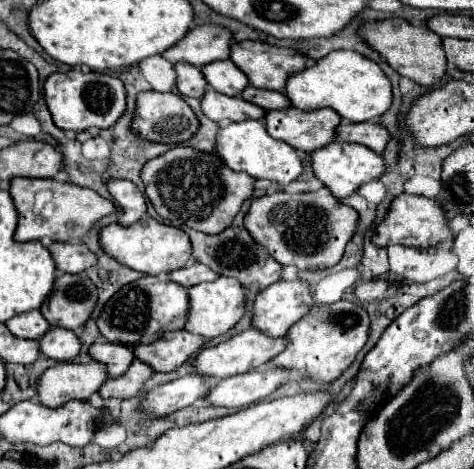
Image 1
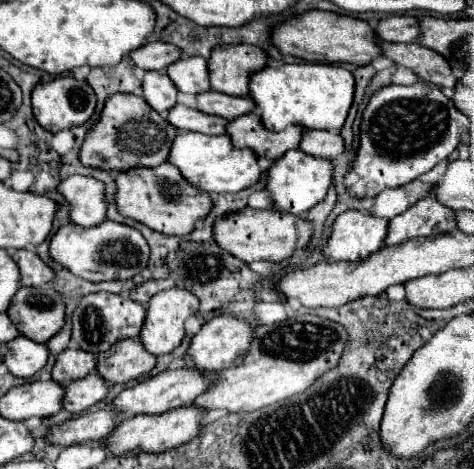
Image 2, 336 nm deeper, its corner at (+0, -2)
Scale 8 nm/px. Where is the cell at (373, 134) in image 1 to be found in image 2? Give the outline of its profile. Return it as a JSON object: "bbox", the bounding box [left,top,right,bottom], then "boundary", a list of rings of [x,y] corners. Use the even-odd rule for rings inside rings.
{"bbox":[300,130,344,160],"boundary":[[[304,130],[300,150],[318,158],[334,160],[338,154],[344,152],[344,138],[336,132],[324,130]]]}

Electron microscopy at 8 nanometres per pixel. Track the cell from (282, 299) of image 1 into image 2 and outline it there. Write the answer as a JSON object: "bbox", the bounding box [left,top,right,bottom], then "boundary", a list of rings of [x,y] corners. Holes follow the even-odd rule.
{"bbox":[188,314,254,372],"boundary":[[[222,314],[208,320],[206,324],[202,324],[202,330],[192,338],[188,364],[206,372],[220,372],[220,368],[232,368],[232,364],[240,364],[240,360],[244,360],[244,352],[248,352],[248,340],[252,340],[254,330],[254,324],[234,314]]]}

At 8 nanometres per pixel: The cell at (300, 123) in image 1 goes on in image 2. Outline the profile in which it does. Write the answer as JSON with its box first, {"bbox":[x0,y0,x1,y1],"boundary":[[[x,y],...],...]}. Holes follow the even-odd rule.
{"bbox":[226,112,304,162],"boundary":[[[252,112],[228,122],[226,132],[236,148],[252,148],[258,156],[274,162],[284,156],[284,152],[300,146],[300,134],[304,130],[296,124],[282,132],[268,132],[268,128],[260,124],[260,116]]]}

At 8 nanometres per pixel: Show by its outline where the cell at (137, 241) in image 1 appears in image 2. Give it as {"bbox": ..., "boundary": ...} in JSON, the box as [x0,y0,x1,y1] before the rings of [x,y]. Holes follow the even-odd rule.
{"bbox":[50,220,150,280],"boundary":[[[104,220],[100,226],[82,228],[76,224],[62,226],[54,238],[50,240],[50,254],[56,262],[64,264],[72,274],[86,278],[86,280],[126,280],[134,278],[148,266],[150,248],[144,236],[126,224]]]}

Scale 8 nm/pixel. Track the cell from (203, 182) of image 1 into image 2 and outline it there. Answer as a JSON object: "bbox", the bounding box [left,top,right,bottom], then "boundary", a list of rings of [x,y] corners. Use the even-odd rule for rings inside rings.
{"bbox":[114,162,214,236],"boundary":[[[168,162],[156,168],[132,168],[126,172],[116,172],[114,180],[118,184],[116,204],[120,214],[168,236],[184,236],[192,232],[196,222],[204,220],[204,216],[208,216],[214,208],[210,194],[188,184],[188,180],[184,180],[184,176],[180,176],[180,172]]]}

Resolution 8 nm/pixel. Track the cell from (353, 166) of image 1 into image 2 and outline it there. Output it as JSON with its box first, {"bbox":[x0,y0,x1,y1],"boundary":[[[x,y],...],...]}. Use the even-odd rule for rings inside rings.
{"bbox":[268,150,332,216],"boundary":[[[300,150],[286,152],[280,160],[276,160],[268,170],[268,190],[274,198],[274,210],[290,212],[296,216],[304,216],[314,204],[324,200],[328,188],[332,186],[332,160],[320,160],[316,156],[308,156]]]}

